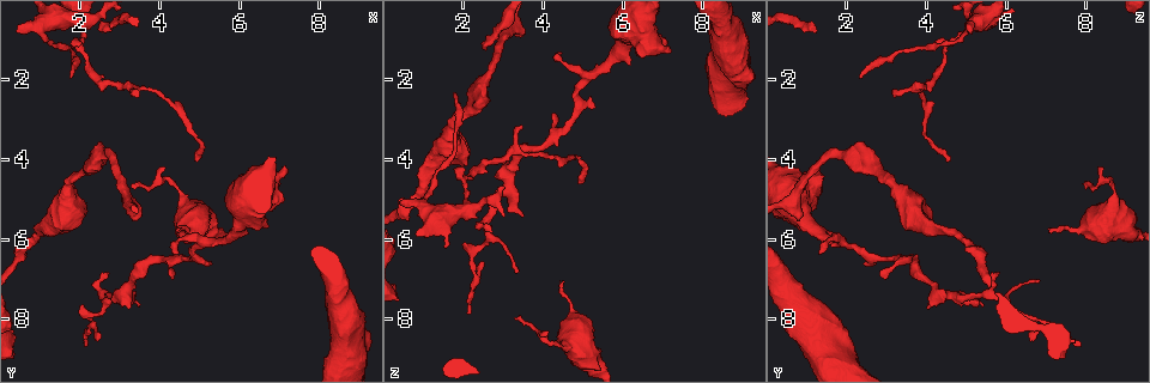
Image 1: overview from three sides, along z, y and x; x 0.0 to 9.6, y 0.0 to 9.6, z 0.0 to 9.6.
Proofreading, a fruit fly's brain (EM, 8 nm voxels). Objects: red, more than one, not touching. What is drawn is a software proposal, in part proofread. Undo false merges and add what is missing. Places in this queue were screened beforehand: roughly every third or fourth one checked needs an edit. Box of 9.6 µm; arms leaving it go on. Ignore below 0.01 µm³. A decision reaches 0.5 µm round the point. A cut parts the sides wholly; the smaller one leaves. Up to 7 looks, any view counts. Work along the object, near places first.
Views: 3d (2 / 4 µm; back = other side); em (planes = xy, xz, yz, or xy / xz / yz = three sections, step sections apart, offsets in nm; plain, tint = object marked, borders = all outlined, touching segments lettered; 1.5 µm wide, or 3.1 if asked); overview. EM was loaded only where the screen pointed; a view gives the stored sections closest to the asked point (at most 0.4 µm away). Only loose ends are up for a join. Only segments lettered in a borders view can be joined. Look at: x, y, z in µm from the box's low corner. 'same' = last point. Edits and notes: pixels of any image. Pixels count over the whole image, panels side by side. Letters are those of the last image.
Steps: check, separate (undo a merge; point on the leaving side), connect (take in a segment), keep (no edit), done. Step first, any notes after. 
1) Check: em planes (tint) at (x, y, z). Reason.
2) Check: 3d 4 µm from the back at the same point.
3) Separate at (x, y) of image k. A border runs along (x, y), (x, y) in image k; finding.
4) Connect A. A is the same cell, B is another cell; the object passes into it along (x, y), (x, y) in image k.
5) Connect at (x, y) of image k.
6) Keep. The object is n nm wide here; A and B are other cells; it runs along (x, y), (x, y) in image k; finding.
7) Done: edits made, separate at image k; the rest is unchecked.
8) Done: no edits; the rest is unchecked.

Check: 3d 2 µm at (2.55, 0.85, 1.15). An open end.

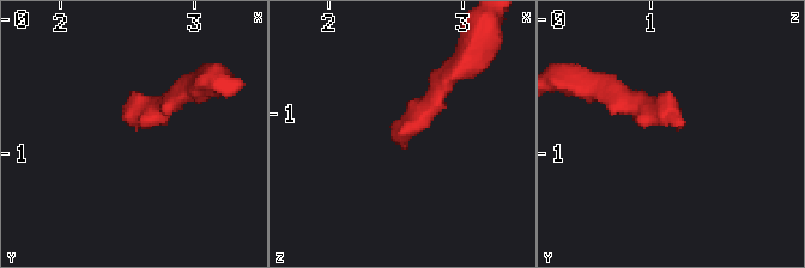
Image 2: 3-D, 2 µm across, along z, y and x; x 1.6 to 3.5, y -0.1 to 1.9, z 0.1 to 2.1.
Check: em planes (tint) at (2.56, 0.80, 1.22).

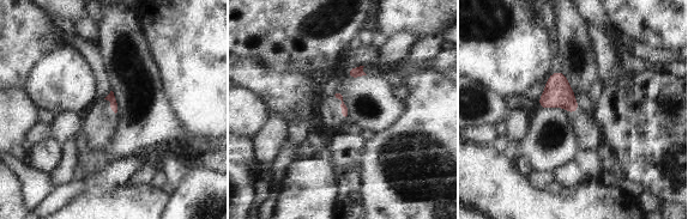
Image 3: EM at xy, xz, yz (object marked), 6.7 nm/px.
Check: em planes (borders) at the same point. What lies round it.

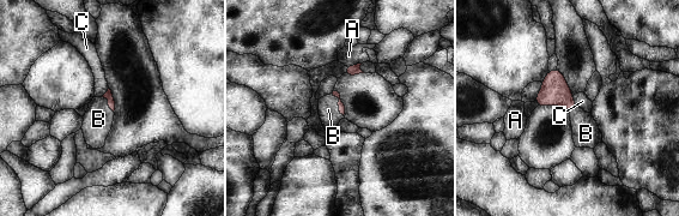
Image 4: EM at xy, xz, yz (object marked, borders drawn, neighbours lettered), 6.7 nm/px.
Connect B. B is the same cell, A and C are other cells; the object passes into it along (341, 108), (338, 104), (328, 109) in image 4; the cell continues.

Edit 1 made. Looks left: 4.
Check: overview.

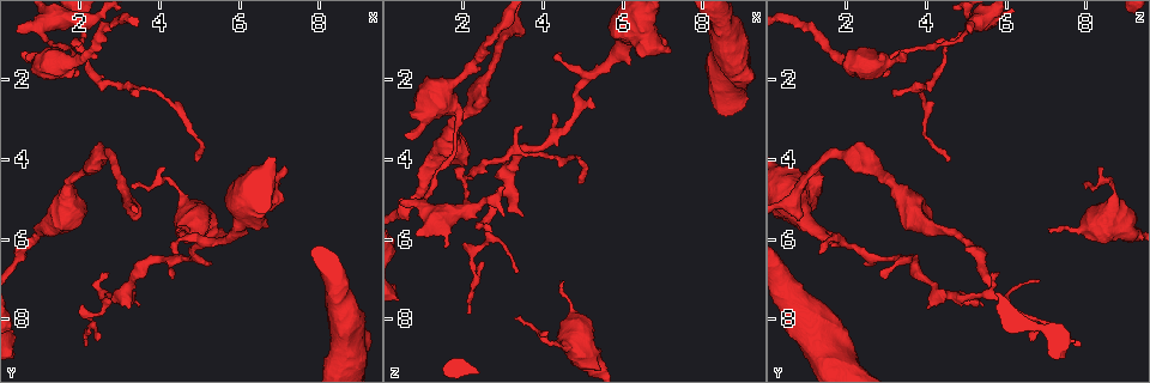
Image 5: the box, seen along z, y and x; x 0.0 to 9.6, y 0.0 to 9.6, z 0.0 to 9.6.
Check: em xz step 4 (tint) at (4.90, 4.00, 4.50). Long arm stops here.

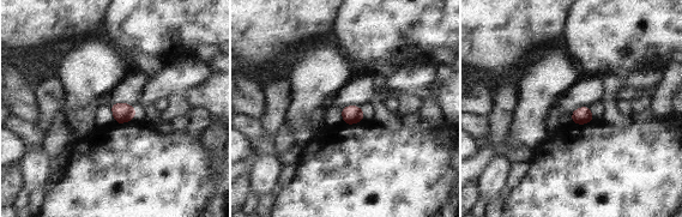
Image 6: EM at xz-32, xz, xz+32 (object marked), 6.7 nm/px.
Check: em planes (borders) at the same point.

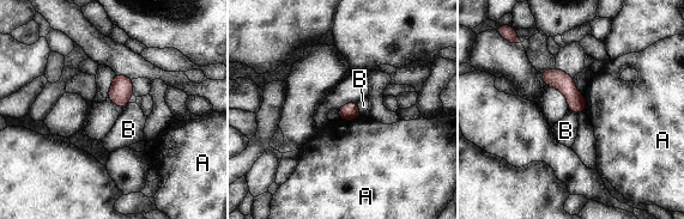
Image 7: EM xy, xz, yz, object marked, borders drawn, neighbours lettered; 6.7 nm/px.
Keep. A and B are other cells; a border runs along (355, 102), (362, 114) in image 7; no lettered segment goes on from it.

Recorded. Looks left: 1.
Done: edits made, connect at image 4; the rest is unchecked.

